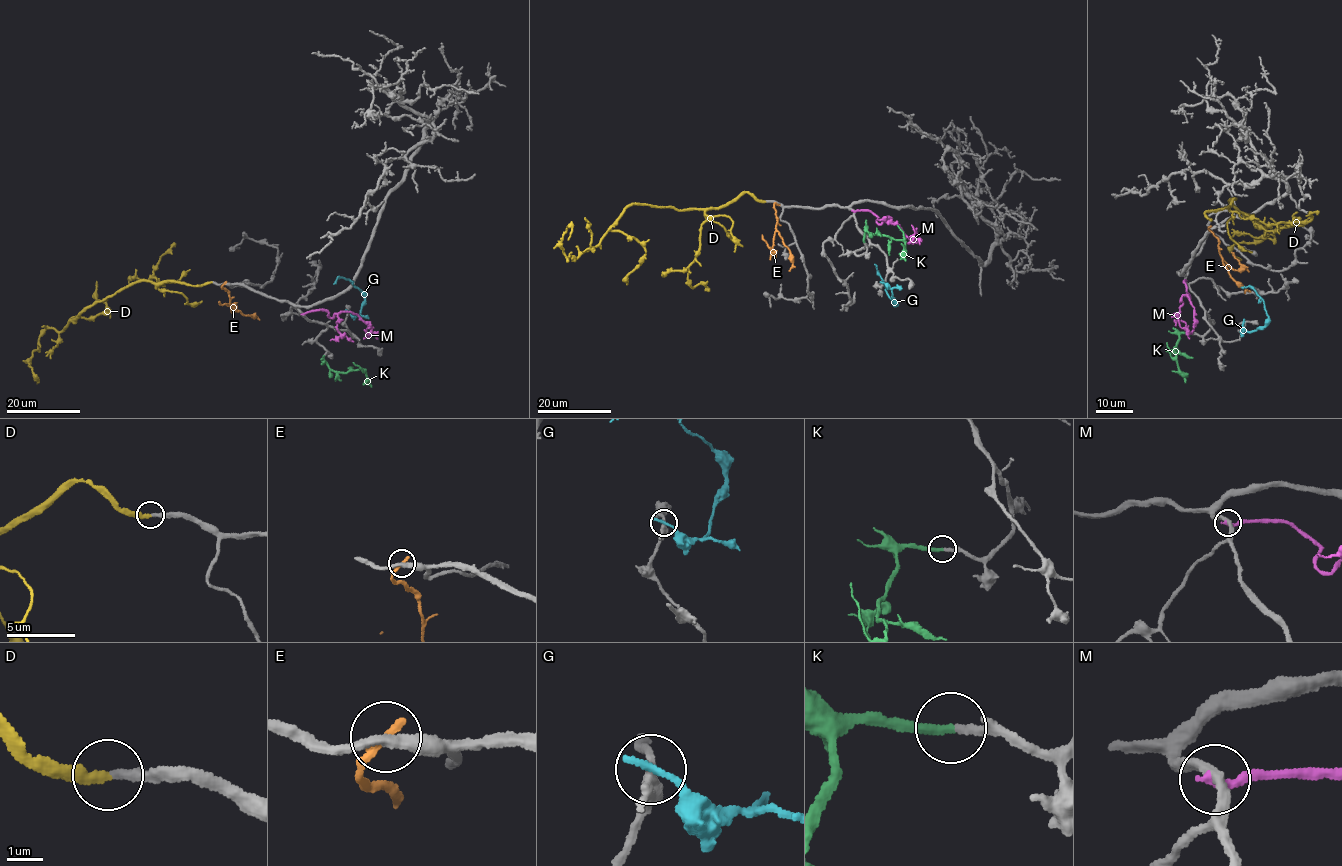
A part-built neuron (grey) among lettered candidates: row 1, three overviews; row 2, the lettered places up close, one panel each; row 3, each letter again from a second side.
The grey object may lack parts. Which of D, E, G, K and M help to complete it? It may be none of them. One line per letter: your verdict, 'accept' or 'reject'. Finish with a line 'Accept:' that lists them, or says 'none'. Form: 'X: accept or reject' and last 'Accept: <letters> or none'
D: accept
E: reject
G: reject
K: accept
M: reject
Accept: D, K

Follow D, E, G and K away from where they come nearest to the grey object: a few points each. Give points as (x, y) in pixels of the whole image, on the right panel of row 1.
D: (1210, 220), (1206, 211), (1233, 198), (1254, 221), (1279, 226), (1272, 240), (1235, 243), (1241, 259)
E: (1209, 227), (1218, 240), (1220, 257), (1233, 279), (1251, 291)
G: (1244, 322), (1244, 329), (1252, 332), (1265, 325), (1268, 319), (1264, 304), (1255, 290), (1250, 287), (1241, 287)
K: (1191, 334), (1180, 334), (1173, 353), (1185, 382)

